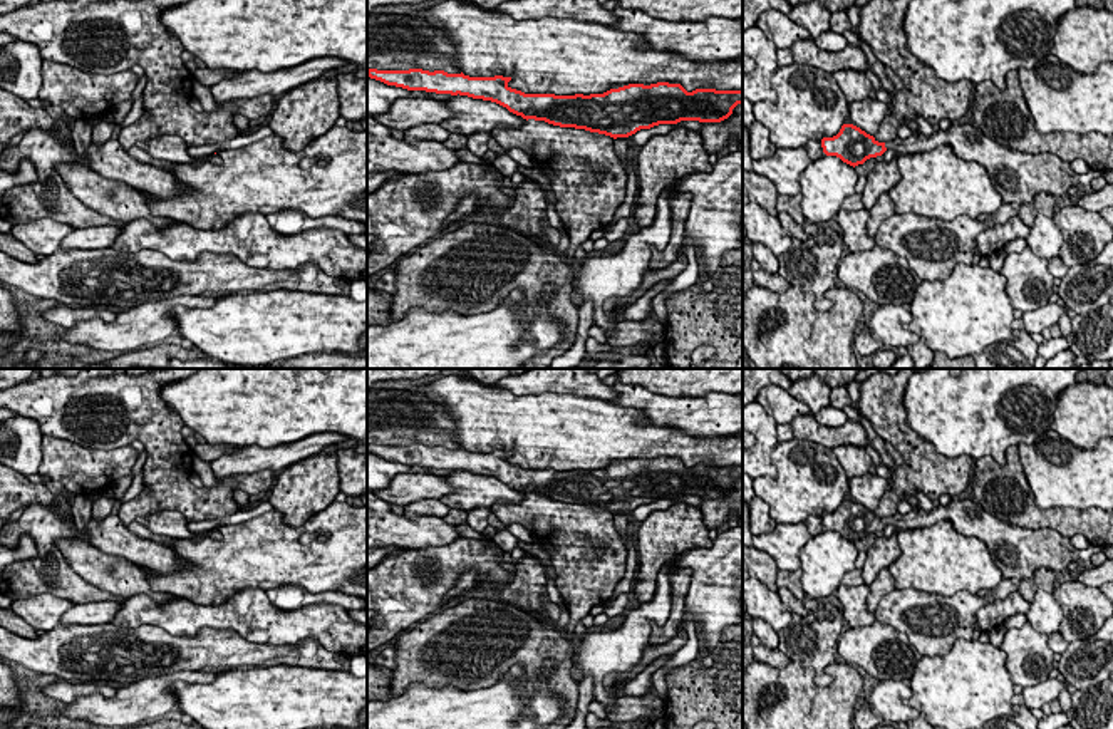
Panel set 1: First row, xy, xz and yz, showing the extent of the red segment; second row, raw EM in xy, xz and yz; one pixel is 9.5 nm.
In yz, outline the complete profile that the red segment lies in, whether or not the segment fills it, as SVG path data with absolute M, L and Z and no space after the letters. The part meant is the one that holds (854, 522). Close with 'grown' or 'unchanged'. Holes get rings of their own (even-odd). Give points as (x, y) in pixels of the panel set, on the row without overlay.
M954 498L947 506L907 514L897 513L890 518L878 518L860 503L843 499L836 511L821 514L826 531L836 531L853 543L870 533L882 531L887 525L898 530L917 530L942 520L949 520L957 533L982 540L1002 578L1026 580L1039 566L1063 573L1069 563L1076 560L1090 561L1101 550L1095 545L1078 550L1071 545L1071 538L1061 536L1056 530L1028 530L1001 521L967 498Z | grown

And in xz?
M367 444L370 454L380 456L387 461L402 463L407 466L426 466L436 469L468 471L473 474L483 474L496 478L506 483L510 488L521 491L523 494L545 496L560 503L585 504L617 513L629 513L640 504L650 504L659 499L677 499L681 496L699 498L721 498L733 489L738 479L743 479L743 466L716 466L716 464L696 464L687 468L681 459L657 458L650 461L629 459L619 464L610 464L603 469L575 469L575 471L555 471L555 469L525 469L511 464L508 458L511 452L469 452L461 449L448 449L444 446L377 446Z | unchanged

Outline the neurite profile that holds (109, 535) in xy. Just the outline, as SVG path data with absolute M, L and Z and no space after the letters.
M109 514L102 521L91 518L85 535L89 543L101 551L156 573L168 575L184 568L173 548L131 533L117 514Z

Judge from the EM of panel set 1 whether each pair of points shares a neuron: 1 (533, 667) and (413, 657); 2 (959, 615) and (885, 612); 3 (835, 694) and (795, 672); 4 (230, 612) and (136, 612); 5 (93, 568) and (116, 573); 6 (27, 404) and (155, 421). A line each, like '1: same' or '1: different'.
1: same
2: same
3: same
4: same
5: same
6: same

